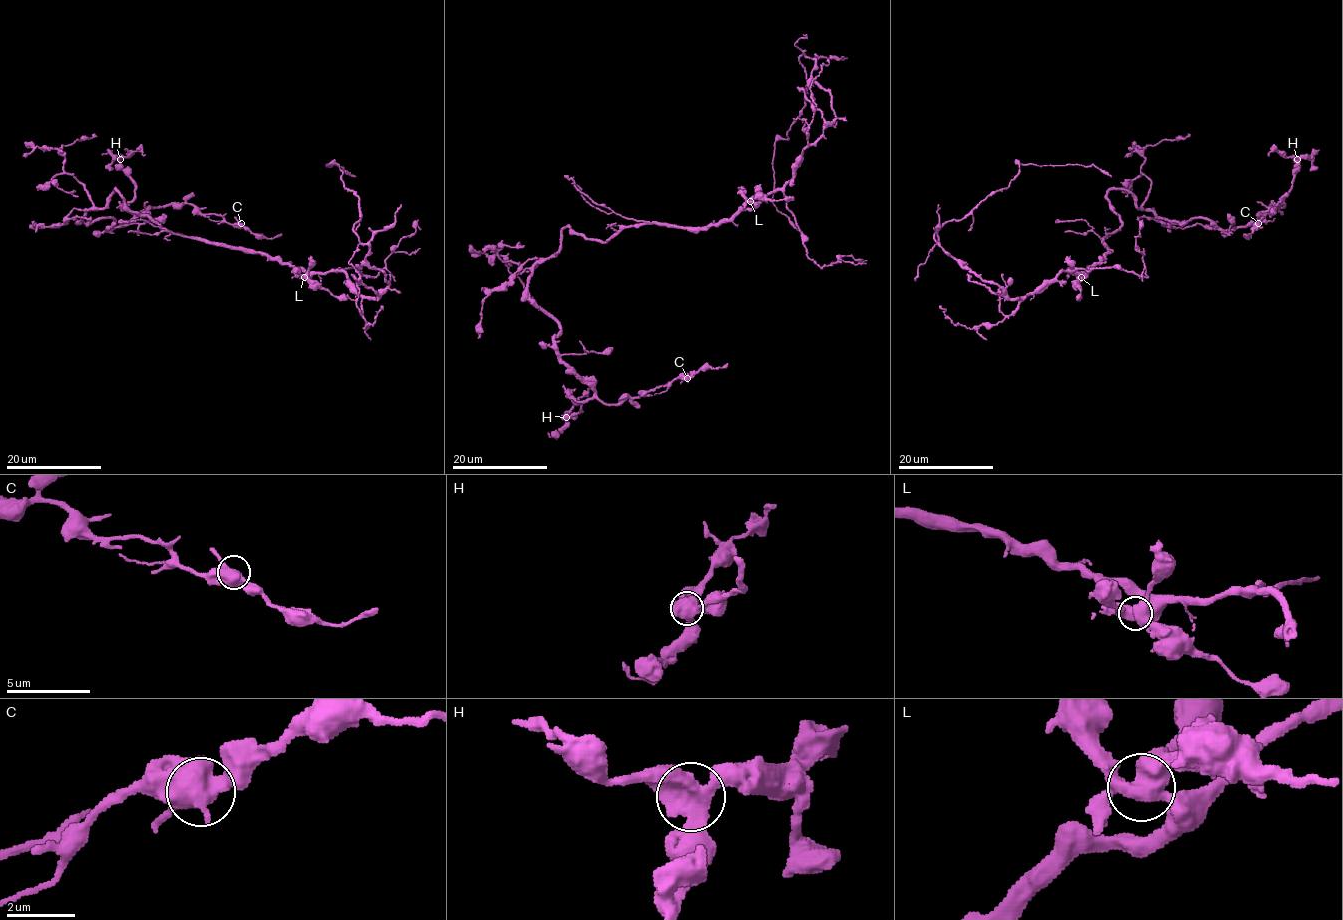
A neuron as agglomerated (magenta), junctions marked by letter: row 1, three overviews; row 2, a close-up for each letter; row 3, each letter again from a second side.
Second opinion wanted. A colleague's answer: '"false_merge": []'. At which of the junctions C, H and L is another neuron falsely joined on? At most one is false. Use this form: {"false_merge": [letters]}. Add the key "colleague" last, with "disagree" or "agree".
{"false_merge": ["L"], "colleague": "disagree"}

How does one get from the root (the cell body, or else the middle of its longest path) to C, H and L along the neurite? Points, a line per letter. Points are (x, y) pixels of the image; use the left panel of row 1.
C: (246, 248), (167, 232), (116, 189), (82, 216), (111, 217), (111, 229), (148, 208), (192, 203), (241, 223)
H: (246, 248), (167, 232), (116, 189), (85, 223), (123, 227), (148, 207), (128, 209), (135, 185), (120, 159)
L: (246, 248), (263, 252), (303, 269), (307, 273), (304, 277)

